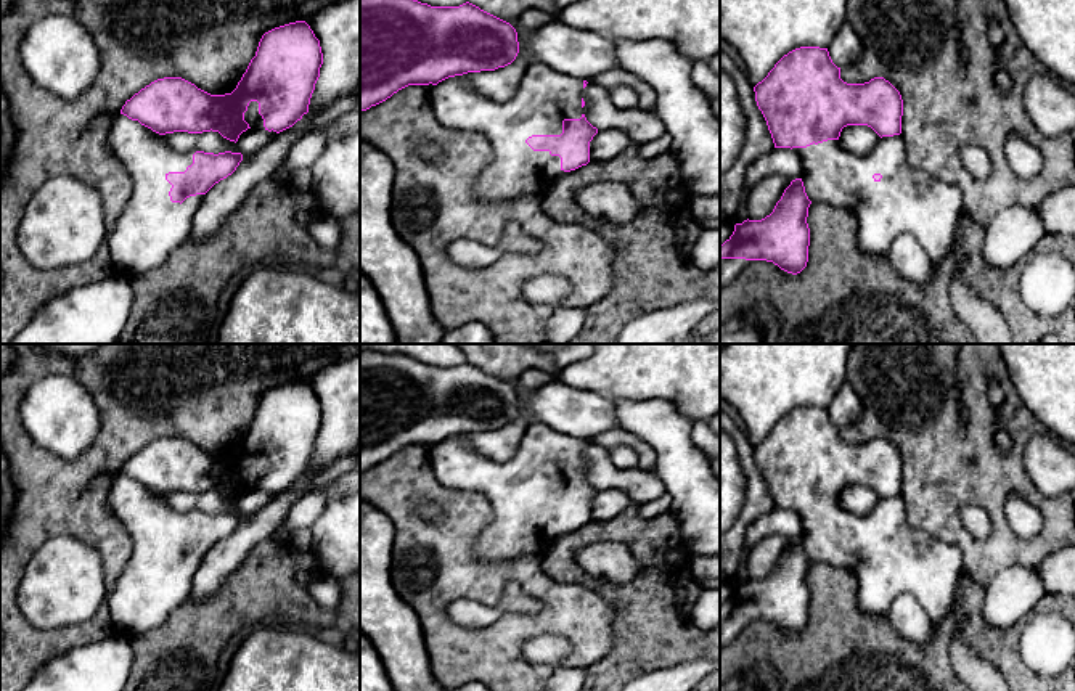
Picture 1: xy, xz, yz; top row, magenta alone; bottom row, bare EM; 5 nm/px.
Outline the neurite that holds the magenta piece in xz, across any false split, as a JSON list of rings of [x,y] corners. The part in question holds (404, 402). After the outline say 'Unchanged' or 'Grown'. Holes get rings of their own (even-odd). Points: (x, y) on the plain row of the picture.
[[[360,350],[360,472],[390,458],[408,445],[434,445],[429,453],[437,482],[445,489],[482,493],[493,508],[493,519],[472,545],[474,553],[488,562],[509,562],[521,554],[543,553],[566,532],[590,522],[590,501],[598,493],[583,474],[587,440],[532,421],[511,460],[495,463],[476,453],[463,439],[468,432],[495,431],[511,424],[519,413],[516,389],[466,362],[460,366],[431,366],[405,355]]]. Grown

